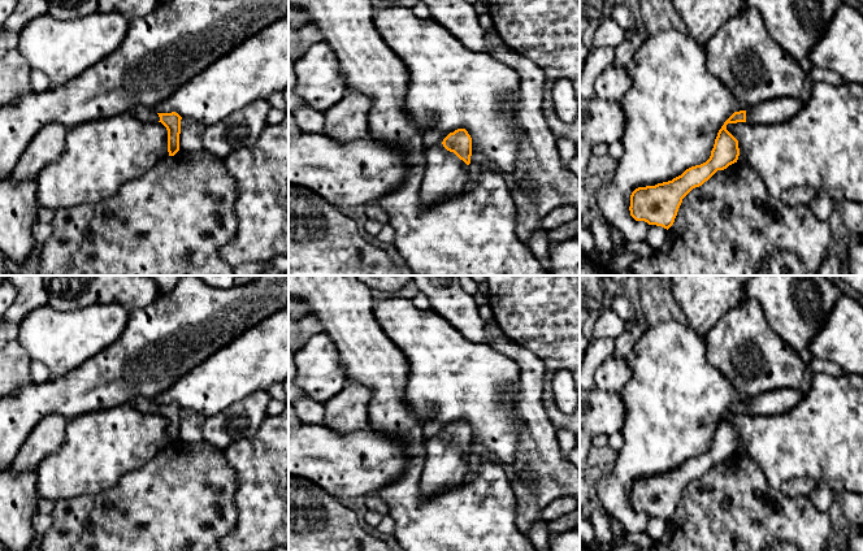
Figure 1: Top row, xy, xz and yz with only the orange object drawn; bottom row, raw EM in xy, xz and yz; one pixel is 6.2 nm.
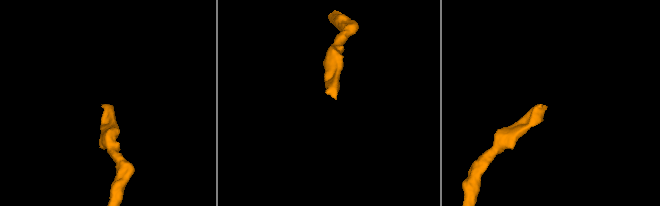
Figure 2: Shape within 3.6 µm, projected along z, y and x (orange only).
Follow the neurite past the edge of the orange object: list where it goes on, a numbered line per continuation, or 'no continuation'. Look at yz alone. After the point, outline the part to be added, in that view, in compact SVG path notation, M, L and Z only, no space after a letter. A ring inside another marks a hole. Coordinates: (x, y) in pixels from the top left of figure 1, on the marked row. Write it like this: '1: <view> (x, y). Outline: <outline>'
1: yz (777, 111). Outline: M780 97L762 101L746 109L746 122L753 125L773 125L793 118L805 105L805 101L793 97Z

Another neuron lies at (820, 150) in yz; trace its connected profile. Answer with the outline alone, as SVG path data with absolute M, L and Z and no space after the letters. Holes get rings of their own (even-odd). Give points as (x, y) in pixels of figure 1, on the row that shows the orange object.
M812 83L803 108L793 118L773 125L728 123L727 130L738 140L737 162L749 164L760 175L769 195L781 203L810 205L819 194L832 200L863 203L863 84Z

